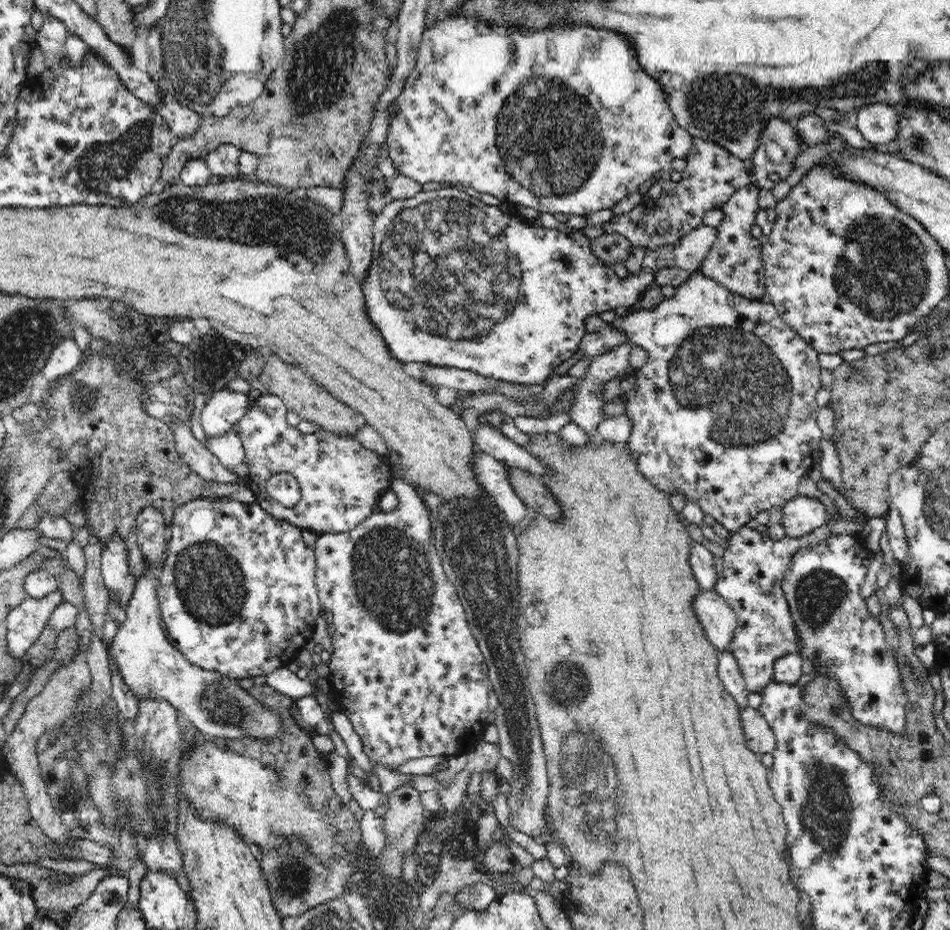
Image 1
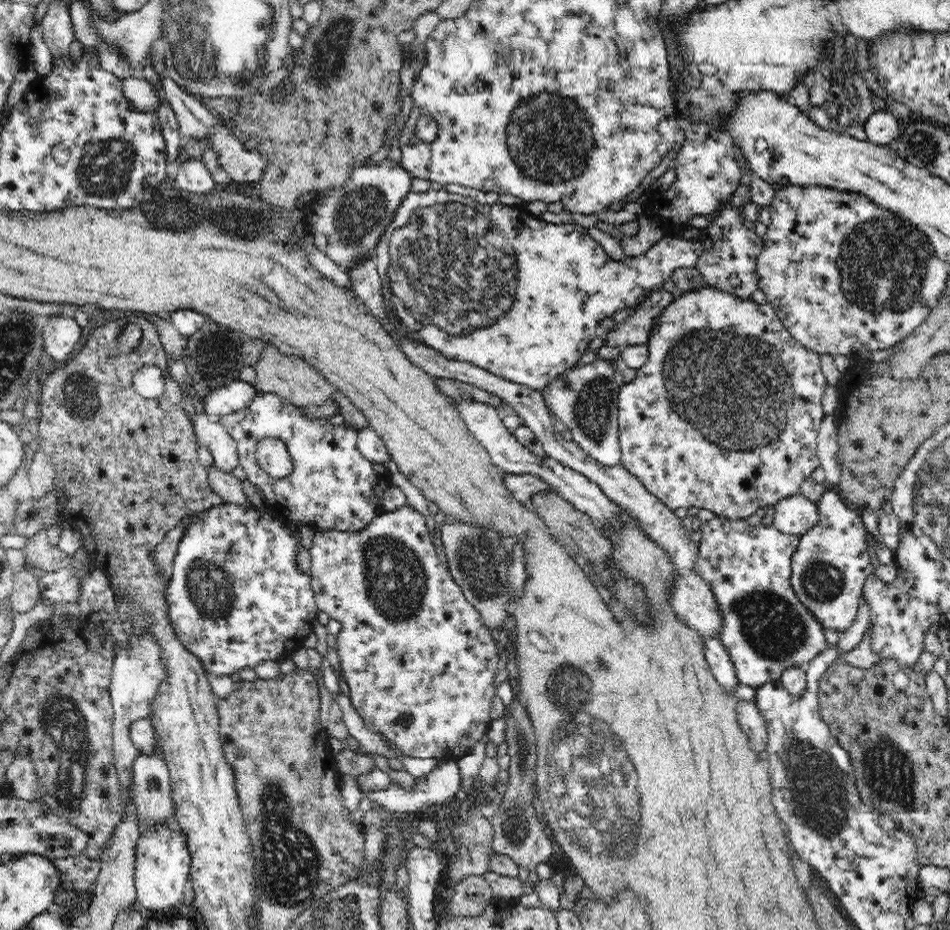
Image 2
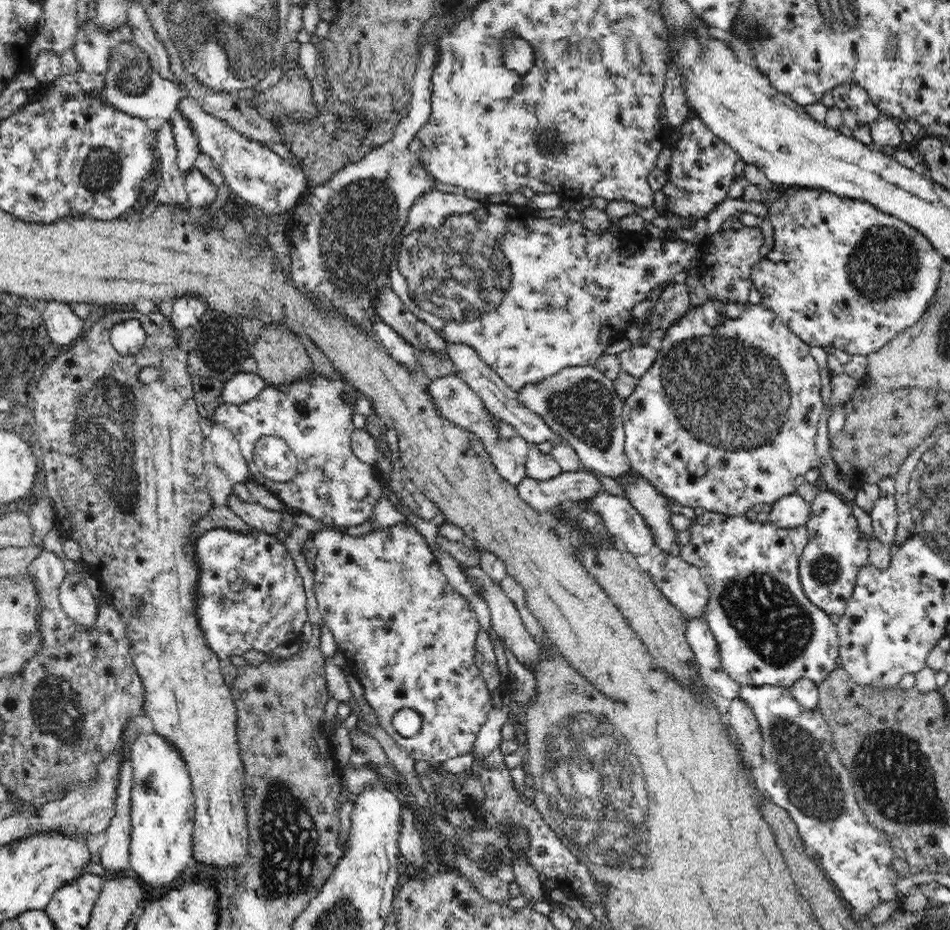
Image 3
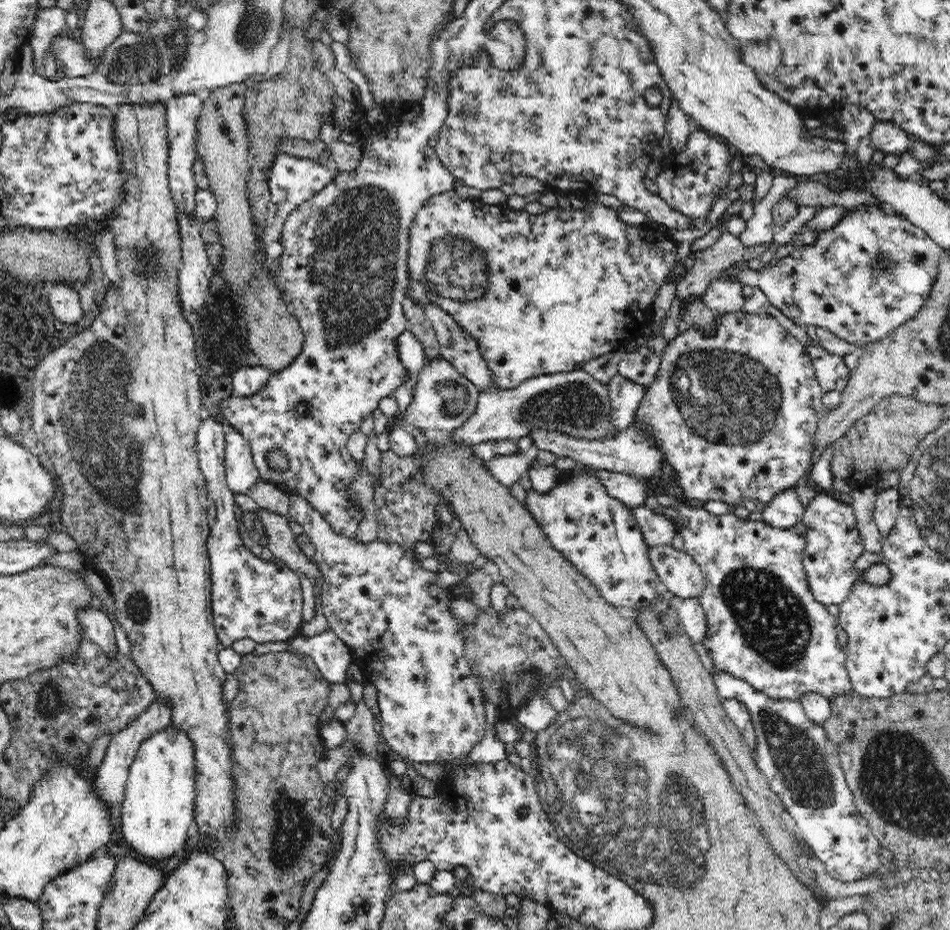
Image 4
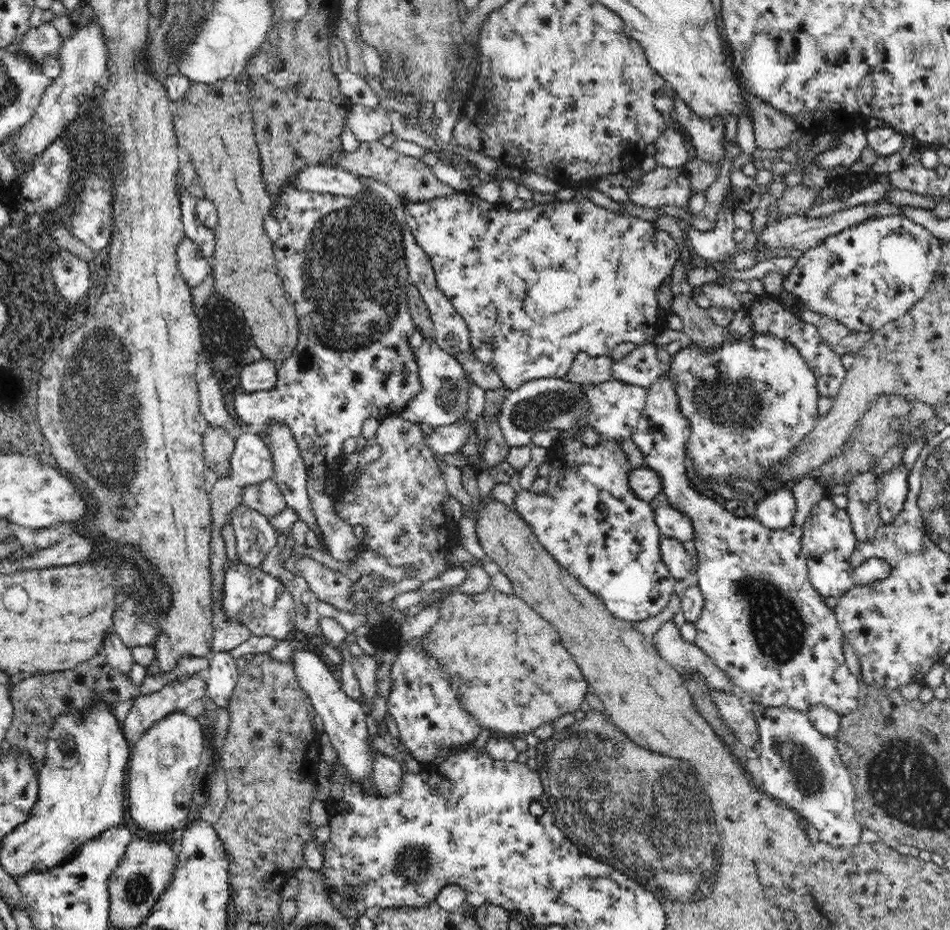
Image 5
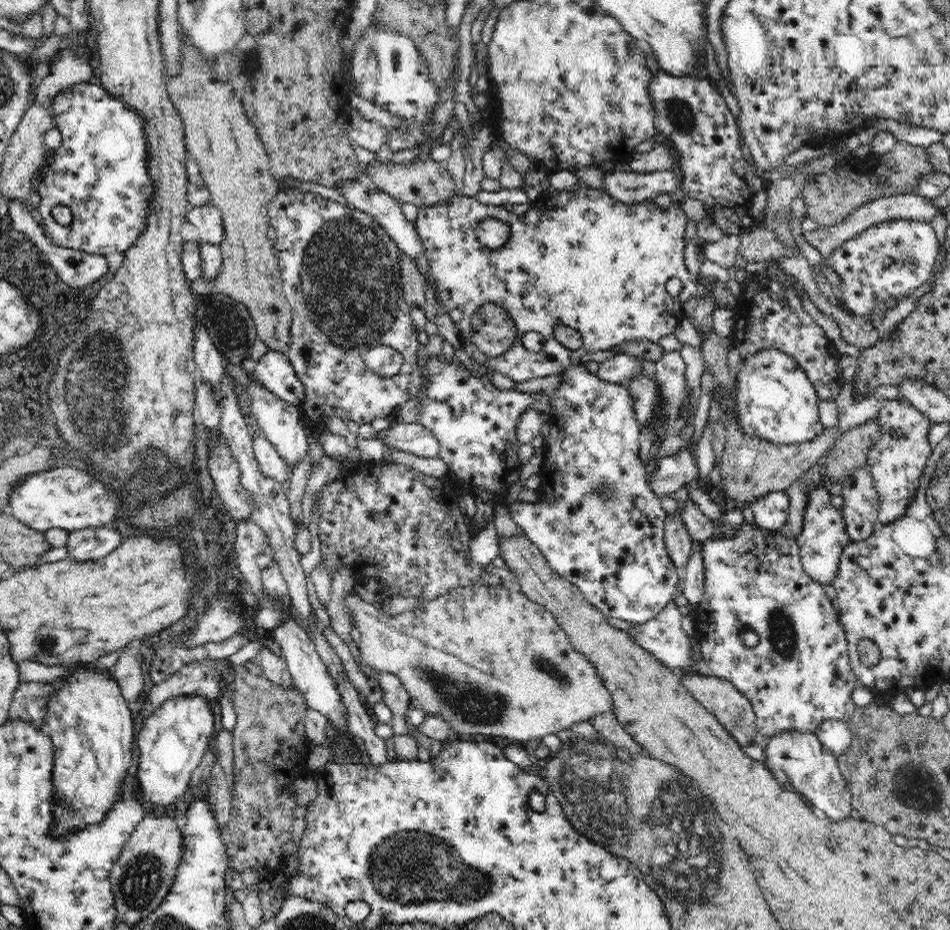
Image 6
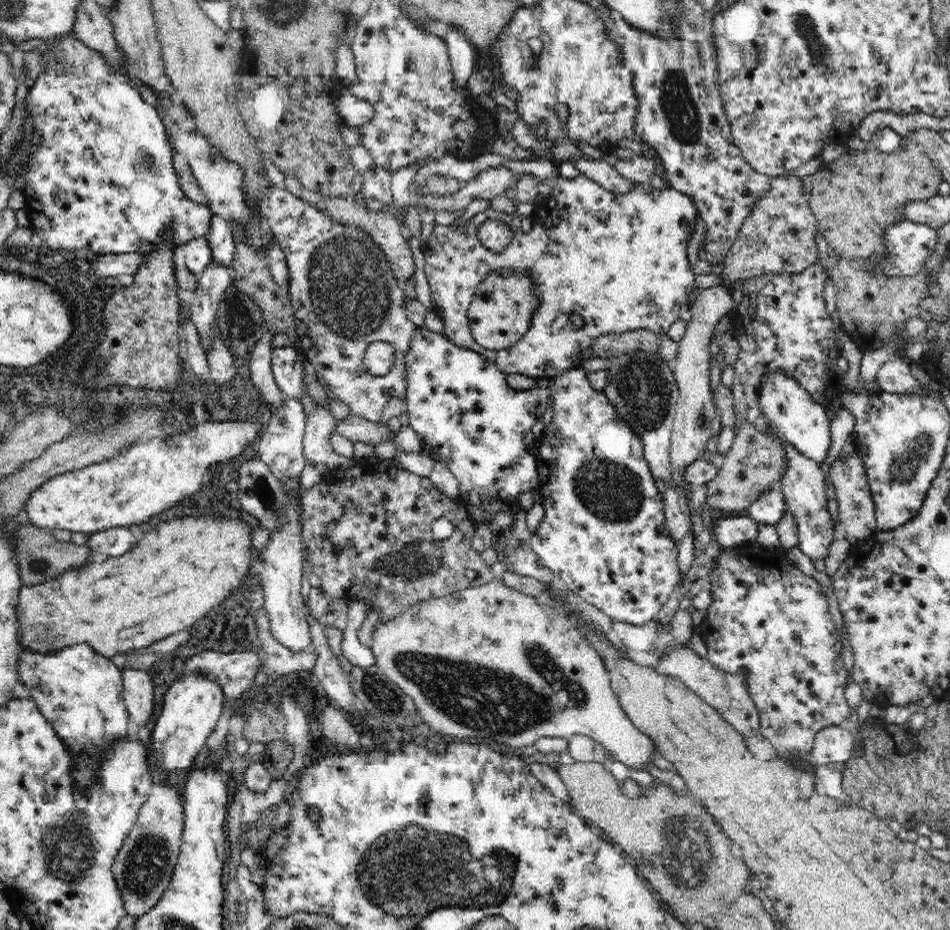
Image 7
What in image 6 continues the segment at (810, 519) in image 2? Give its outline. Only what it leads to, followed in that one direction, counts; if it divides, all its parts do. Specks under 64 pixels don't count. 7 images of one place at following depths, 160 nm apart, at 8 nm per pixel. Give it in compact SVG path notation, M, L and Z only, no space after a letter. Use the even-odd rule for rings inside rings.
M772 491L751 503L755 524L760 529L778 531L786 522L788 497L784 491Z

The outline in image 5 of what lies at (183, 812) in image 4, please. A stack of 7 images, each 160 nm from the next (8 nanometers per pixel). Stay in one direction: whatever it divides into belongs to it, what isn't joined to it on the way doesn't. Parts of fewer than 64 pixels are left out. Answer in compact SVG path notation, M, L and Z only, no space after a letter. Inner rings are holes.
M176 710L142 732L132 748L128 770L129 814L139 830L164 833L186 820L193 805L195 773L204 768L206 759L205 728L198 716Z

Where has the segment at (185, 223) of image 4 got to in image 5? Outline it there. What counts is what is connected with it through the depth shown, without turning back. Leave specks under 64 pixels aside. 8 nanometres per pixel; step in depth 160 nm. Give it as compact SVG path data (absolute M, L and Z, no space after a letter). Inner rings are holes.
M185 237L177 248L177 265L188 286L194 288L210 274L209 261L202 256L198 246Z

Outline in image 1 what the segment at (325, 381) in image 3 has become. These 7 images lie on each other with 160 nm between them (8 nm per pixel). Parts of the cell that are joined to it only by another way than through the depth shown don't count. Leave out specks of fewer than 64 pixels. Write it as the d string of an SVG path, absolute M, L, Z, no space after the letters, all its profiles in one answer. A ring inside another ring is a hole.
M261 395L251 402L251 407L244 416L232 426L232 430L240 437L244 448L245 463L249 468L246 486L256 496L255 502L271 515L292 523L293 527L306 528L316 534L347 533L355 529L376 510L376 504L383 492L391 486L393 474L385 457L367 450L355 436L344 436L343 433L326 432L302 433L286 421L286 405L276 395ZM288 472L296 478L300 485L301 499L296 506L286 508L269 496L266 481L274 474Z

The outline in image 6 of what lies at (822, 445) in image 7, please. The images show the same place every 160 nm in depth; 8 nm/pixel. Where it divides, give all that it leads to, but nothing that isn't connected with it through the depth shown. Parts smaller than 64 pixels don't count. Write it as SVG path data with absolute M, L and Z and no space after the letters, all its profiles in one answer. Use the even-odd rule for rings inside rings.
M760 351L734 372L737 379L737 410L745 430L774 443L799 445L816 442L825 426L819 415L816 391L804 371L788 354Z

